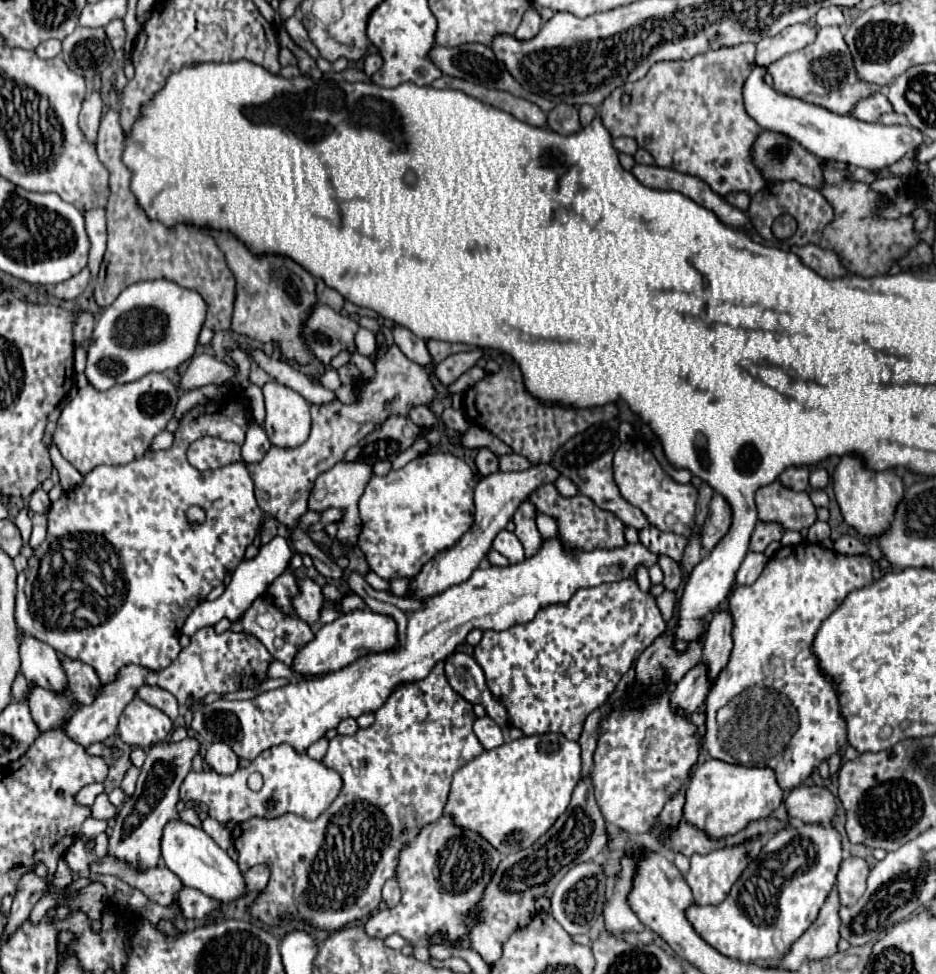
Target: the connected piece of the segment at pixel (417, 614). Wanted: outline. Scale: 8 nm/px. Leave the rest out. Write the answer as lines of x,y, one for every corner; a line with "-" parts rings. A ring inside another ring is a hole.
549,539
543,543
541,551
523,563
509,567
479,567
473,575
435,595
417,603
415,599
405,599
389,595
387,591
375,591
363,579
361,573
351,571
347,583
351,591
359,593
365,603
375,603
375,611
389,613
399,625
399,649
391,653
371,653
345,669
329,673
317,681
295,681
275,691
259,693
247,701
219,699
211,705
193,703
193,731
207,743
227,743
241,759
253,761
261,751
273,745
289,743
297,753
305,753
309,745
325,735
327,729
335,729
339,721
363,713
375,713
377,707
385,703
389,691
397,683
425,679
435,663
453,655
455,647
465,641
471,629
495,629
503,631
519,623
527,623
535,613
553,603
565,603
579,587
595,587
601,583
623,581
635,575
637,565
651,567
657,563
657,555
645,545
635,543
623,549
593,549
593,551
567,551
559,539

